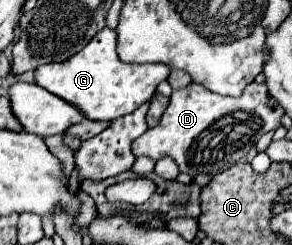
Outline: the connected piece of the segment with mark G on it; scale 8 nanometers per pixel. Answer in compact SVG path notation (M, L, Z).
M102 29L94 39L78 51L74 57L54 63L40 65L36 71L36 83L46 91L62 97L64 101L78 107L90 121L114 121L138 109L142 103L150 101L158 83L168 79L170 67L166 65L128 65L118 59L116 53L116 31Z

